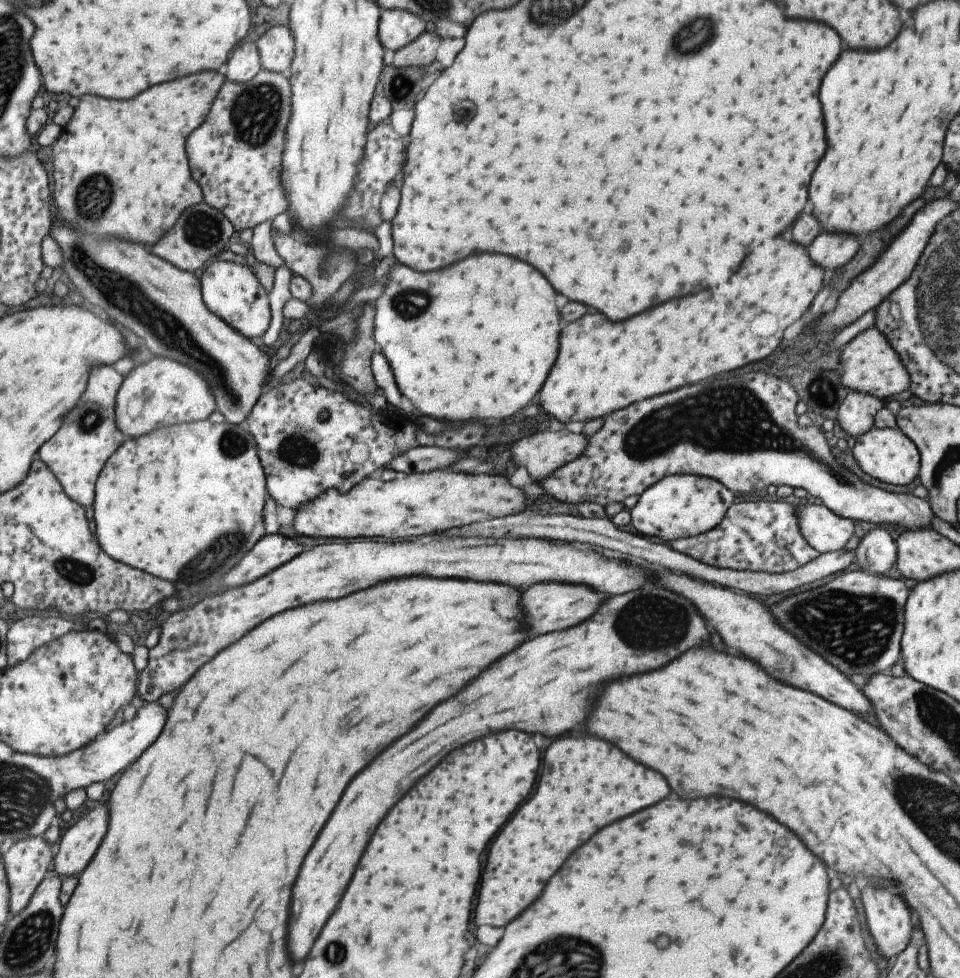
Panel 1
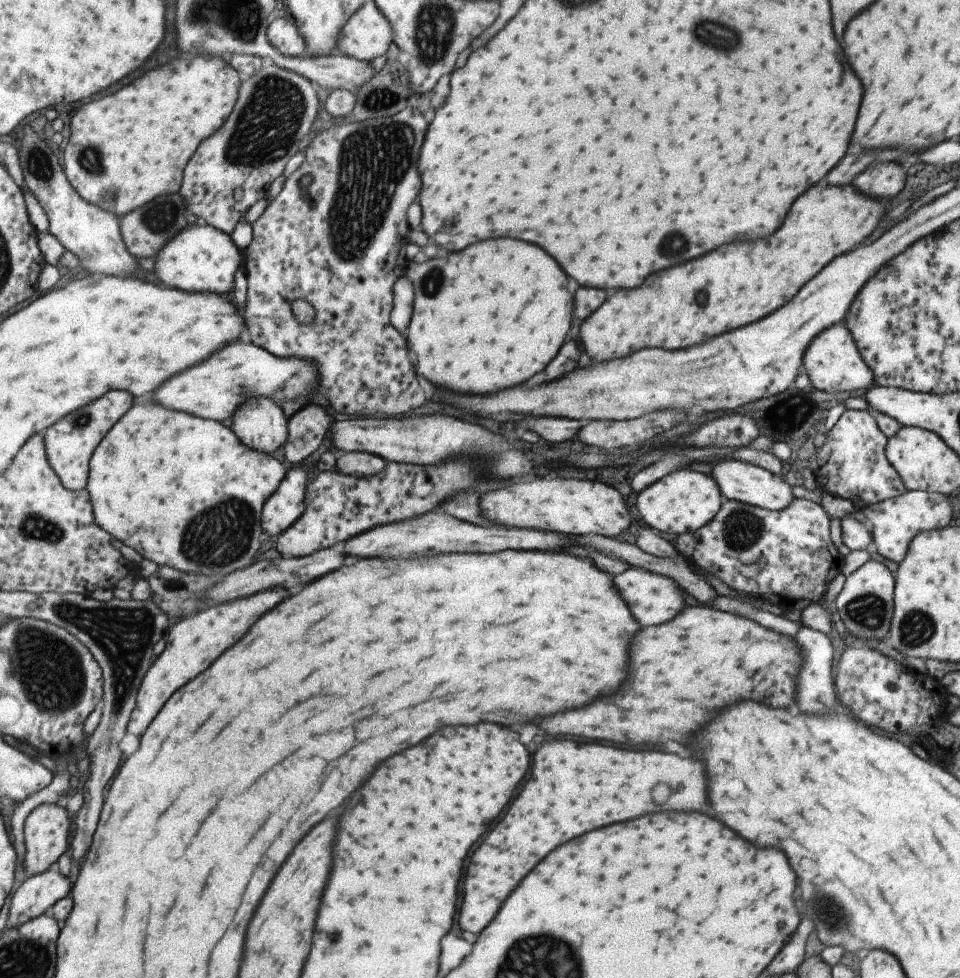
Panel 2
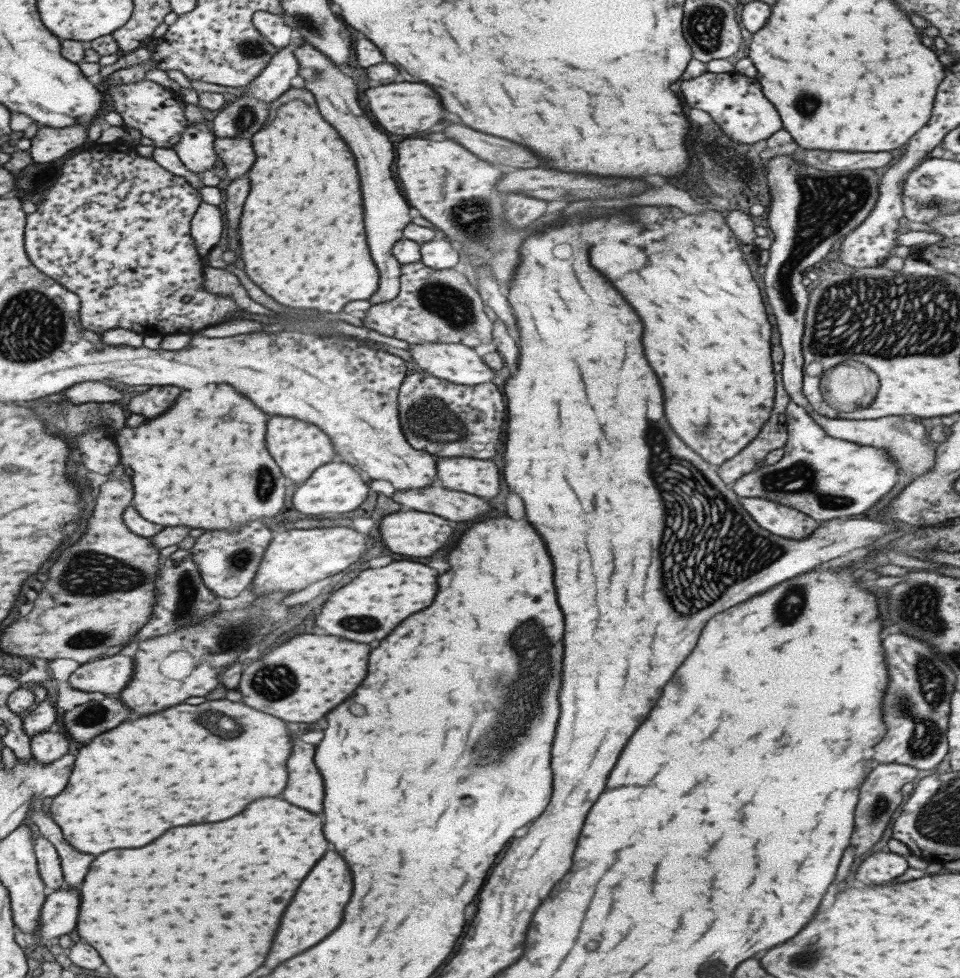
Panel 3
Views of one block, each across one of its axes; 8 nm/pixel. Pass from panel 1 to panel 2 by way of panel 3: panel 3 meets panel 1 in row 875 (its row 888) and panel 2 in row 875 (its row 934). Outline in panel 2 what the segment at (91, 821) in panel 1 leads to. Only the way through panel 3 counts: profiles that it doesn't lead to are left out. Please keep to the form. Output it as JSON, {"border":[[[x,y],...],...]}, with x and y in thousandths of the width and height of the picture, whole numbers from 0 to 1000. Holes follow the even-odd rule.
{"border":[[[45,891],[28,896],[11,918],[7,949],[16,949],[36,938],[49,935],[57,920],[72,914],[72,900],[59,892]]]}

